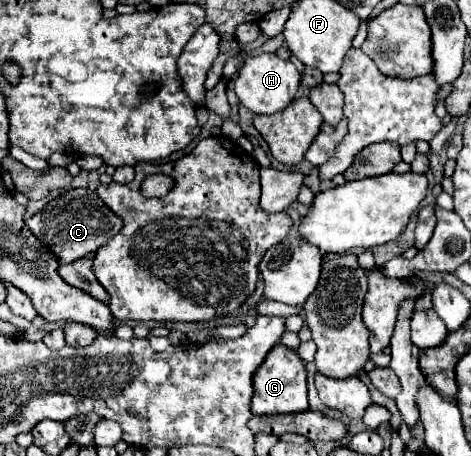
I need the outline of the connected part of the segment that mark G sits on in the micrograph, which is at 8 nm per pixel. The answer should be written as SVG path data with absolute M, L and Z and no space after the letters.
M276 344L260 368L256 370L254 378L254 394L252 394L252 414L298 414L300 410L308 408L308 396L306 396L306 366L302 358L282 346Z

